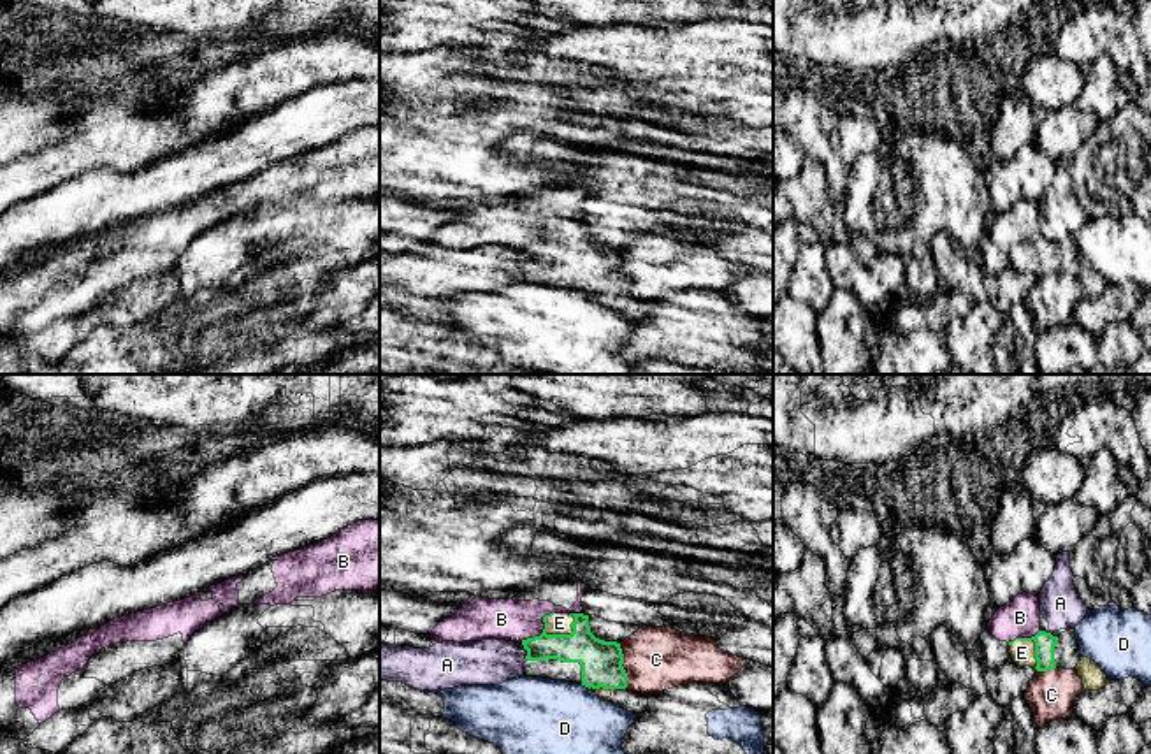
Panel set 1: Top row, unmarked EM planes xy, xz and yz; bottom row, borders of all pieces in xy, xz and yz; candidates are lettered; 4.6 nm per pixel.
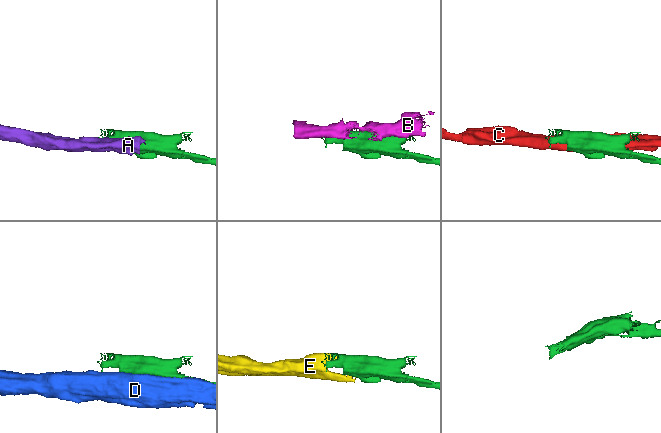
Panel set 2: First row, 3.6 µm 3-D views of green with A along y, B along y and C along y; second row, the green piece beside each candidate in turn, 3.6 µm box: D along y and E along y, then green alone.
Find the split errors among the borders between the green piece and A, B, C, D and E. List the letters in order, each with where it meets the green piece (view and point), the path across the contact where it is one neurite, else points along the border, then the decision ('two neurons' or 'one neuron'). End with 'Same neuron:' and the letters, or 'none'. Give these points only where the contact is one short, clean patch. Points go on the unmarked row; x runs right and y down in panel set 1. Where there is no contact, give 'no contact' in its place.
A: contact xz (528, 260); two neurons
B: contact xz (543, 238); two neurons
C: contact xz (621, 271); two neurons
D: contact xz (586, 292); two neurons
E: contact xz (564, 241); one neuron
Same neuron: E

